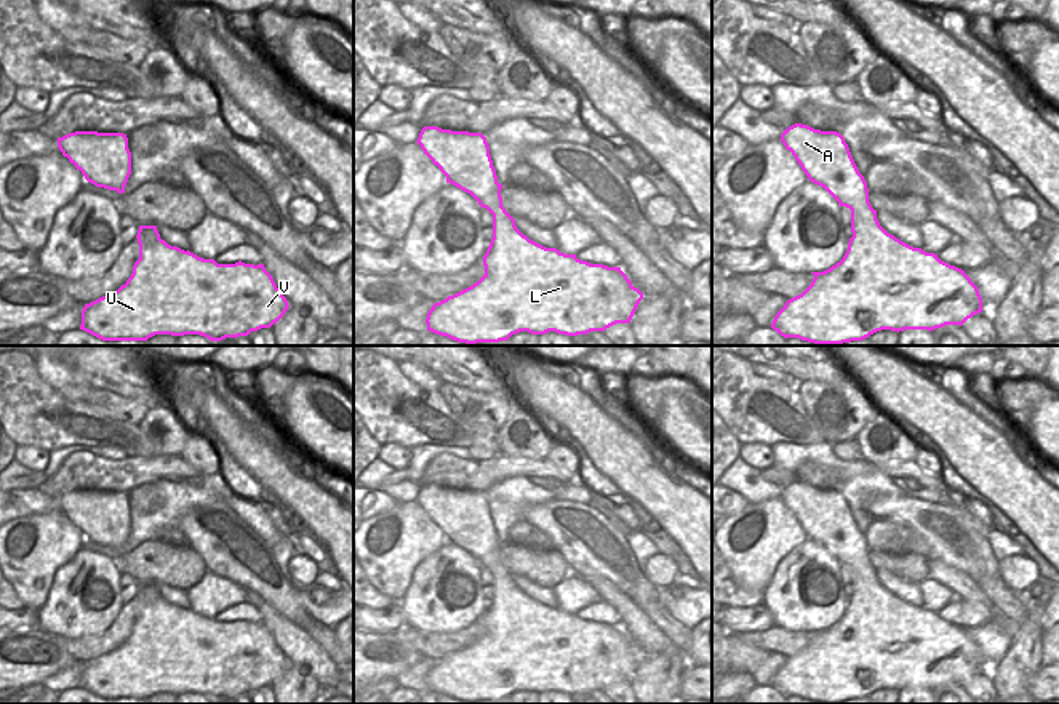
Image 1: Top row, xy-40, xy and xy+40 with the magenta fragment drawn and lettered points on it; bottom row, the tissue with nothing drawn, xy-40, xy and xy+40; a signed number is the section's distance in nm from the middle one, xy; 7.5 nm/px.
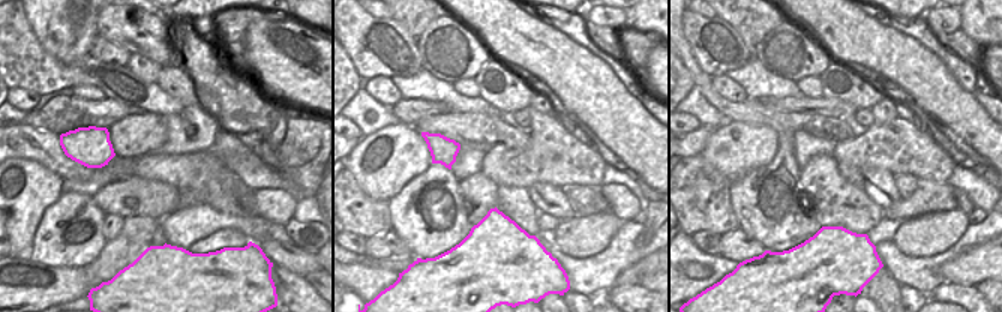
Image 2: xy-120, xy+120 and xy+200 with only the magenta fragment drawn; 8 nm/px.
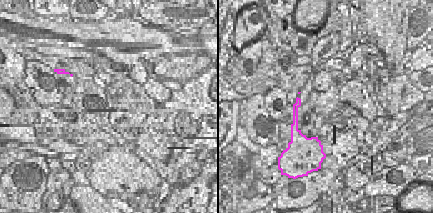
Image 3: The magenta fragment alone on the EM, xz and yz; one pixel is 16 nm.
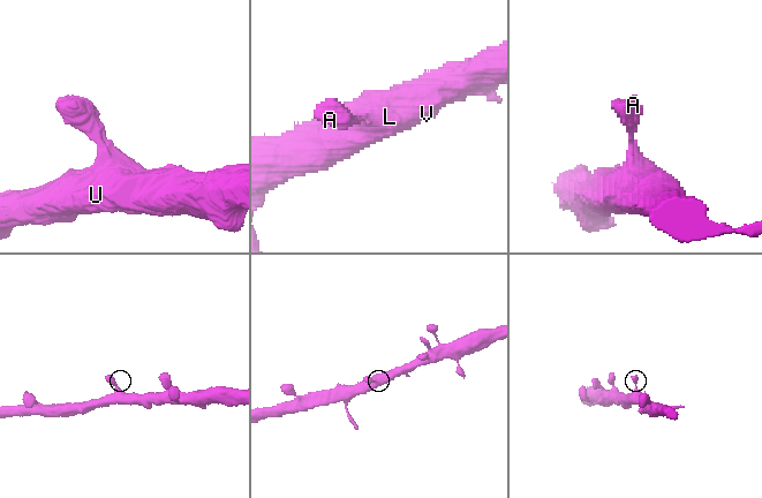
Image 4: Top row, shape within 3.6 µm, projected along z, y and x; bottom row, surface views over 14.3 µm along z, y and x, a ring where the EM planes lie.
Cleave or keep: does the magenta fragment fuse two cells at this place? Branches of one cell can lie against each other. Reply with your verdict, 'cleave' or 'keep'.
keep

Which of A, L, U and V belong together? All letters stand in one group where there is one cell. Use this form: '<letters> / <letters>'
A L U V

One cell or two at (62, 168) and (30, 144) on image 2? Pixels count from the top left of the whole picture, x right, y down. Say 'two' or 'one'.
one

